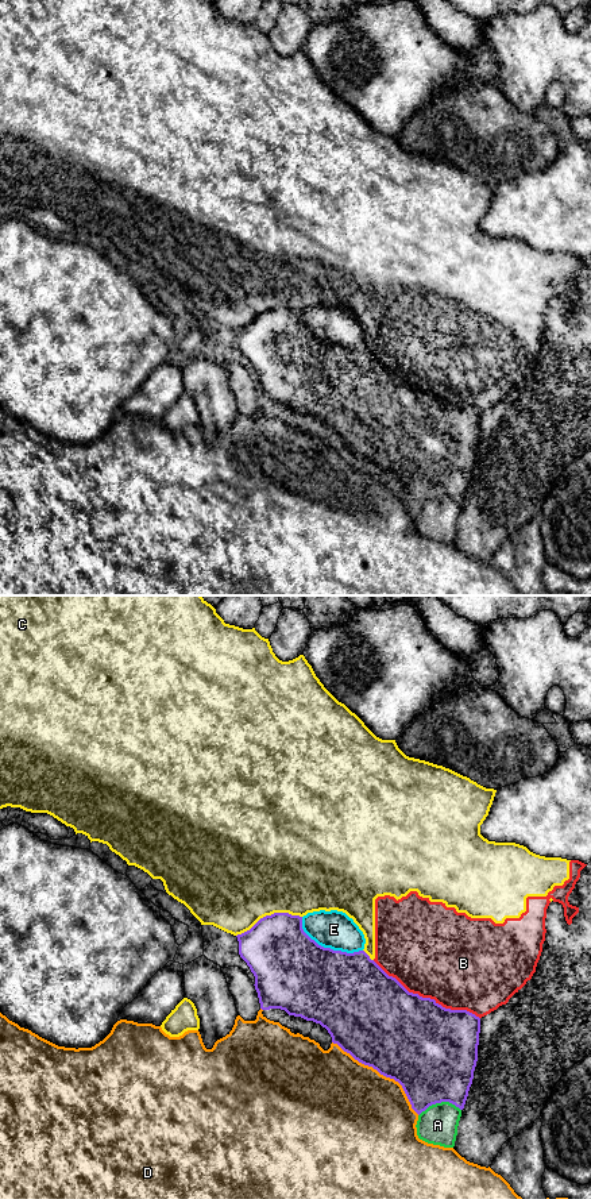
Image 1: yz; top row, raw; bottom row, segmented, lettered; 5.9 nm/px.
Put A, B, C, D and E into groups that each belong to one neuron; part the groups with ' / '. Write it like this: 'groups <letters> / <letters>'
groups A / B C / D / E

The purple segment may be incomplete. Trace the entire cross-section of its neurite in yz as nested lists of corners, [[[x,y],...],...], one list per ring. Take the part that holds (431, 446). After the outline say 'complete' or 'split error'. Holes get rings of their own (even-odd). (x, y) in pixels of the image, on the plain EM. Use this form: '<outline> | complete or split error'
[[[266,311],[236,332],[239,350],[255,371],[262,405],[281,404],[320,419],[355,455],[398,477],[418,510],[441,497],[464,504],[478,456],[479,412],[409,388],[364,346],[347,348],[318,340],[304,327],[300,311]]] | complete

